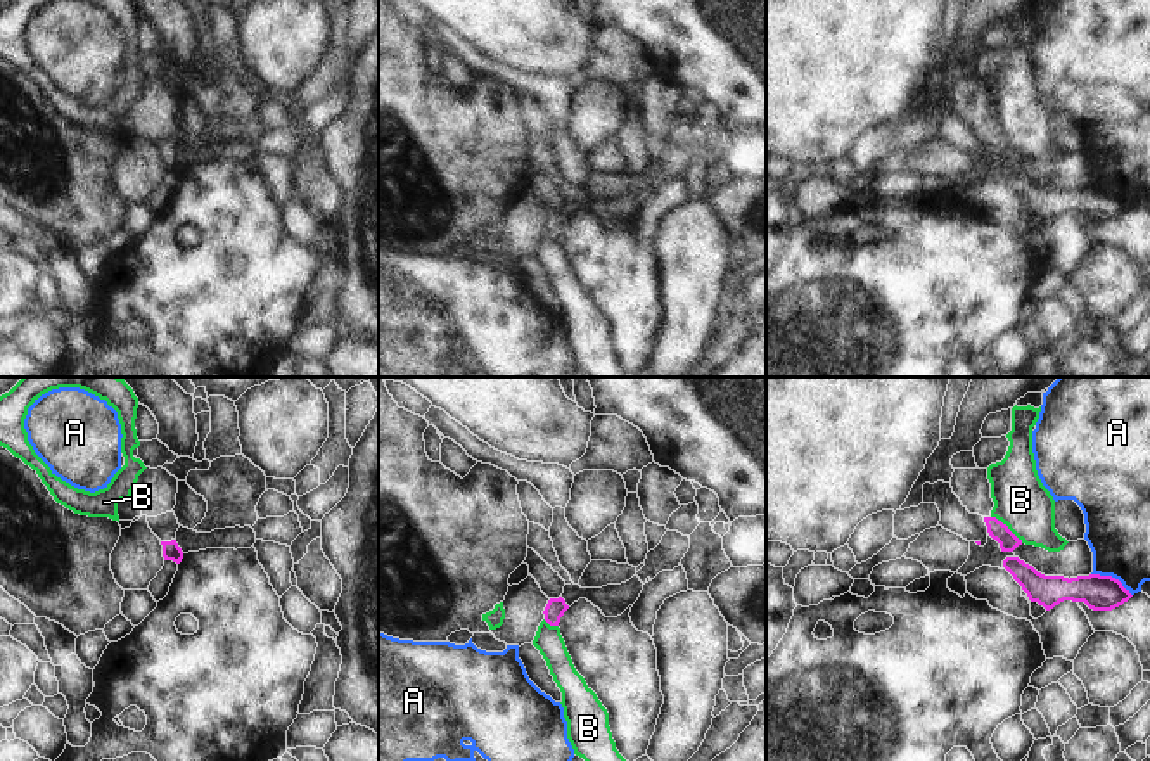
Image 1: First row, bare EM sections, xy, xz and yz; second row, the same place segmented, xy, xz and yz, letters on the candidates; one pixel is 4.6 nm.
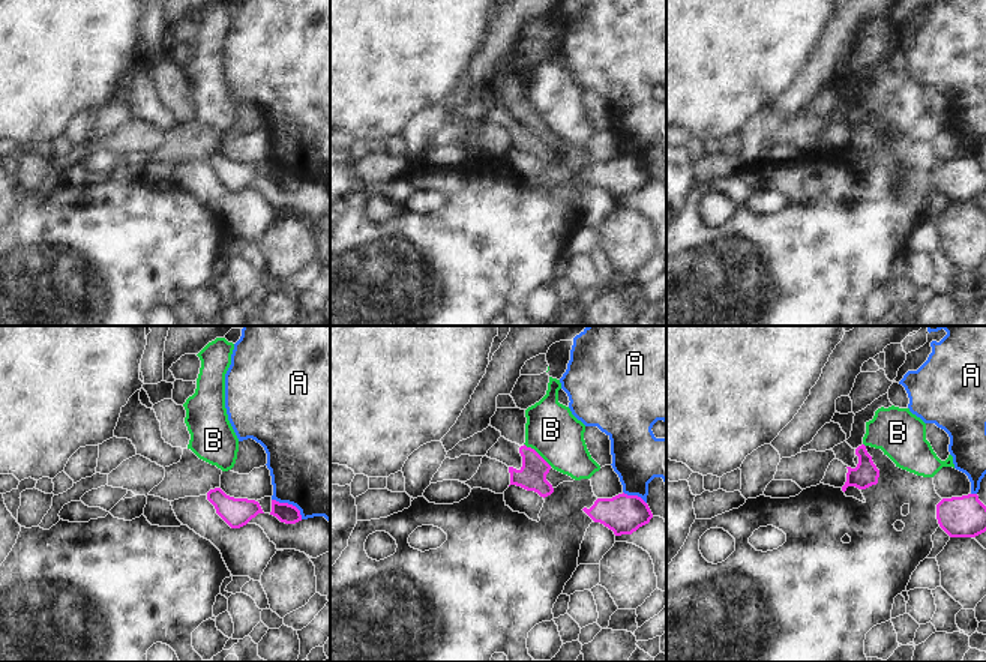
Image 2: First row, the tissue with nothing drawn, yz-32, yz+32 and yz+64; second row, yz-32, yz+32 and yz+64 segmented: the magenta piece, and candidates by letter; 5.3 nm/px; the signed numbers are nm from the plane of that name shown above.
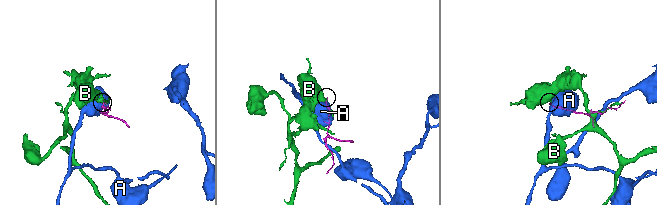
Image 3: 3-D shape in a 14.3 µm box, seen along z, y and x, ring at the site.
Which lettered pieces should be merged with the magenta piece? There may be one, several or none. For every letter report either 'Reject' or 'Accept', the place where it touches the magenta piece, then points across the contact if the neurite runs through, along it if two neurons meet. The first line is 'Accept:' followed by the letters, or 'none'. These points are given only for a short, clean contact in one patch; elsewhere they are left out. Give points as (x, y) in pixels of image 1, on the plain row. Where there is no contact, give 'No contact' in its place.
Accept: none
A: Reject. Touches magenta at yz (1111, 189)
B: Reject. Touches magenta at yz (1007, 139). Boundary: yz (991, 128), (1000, 132), (1022, 154)

